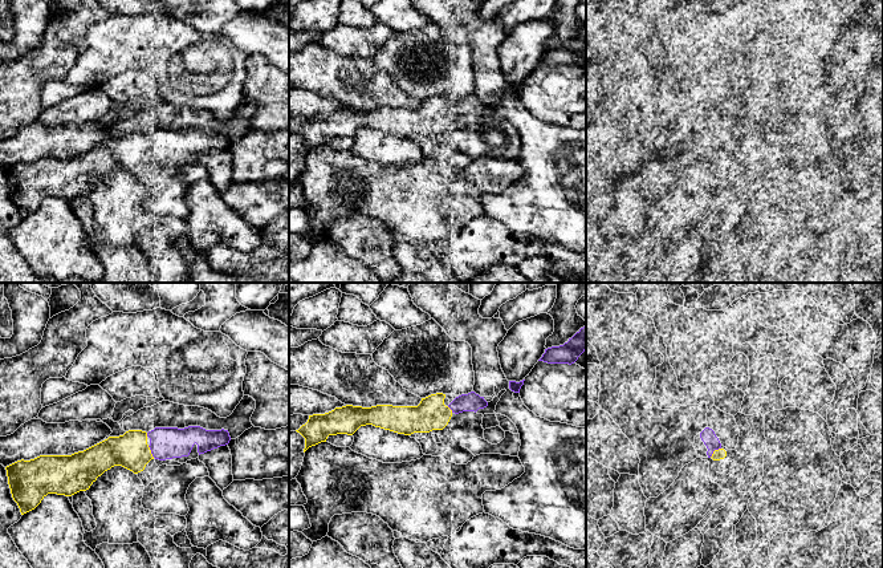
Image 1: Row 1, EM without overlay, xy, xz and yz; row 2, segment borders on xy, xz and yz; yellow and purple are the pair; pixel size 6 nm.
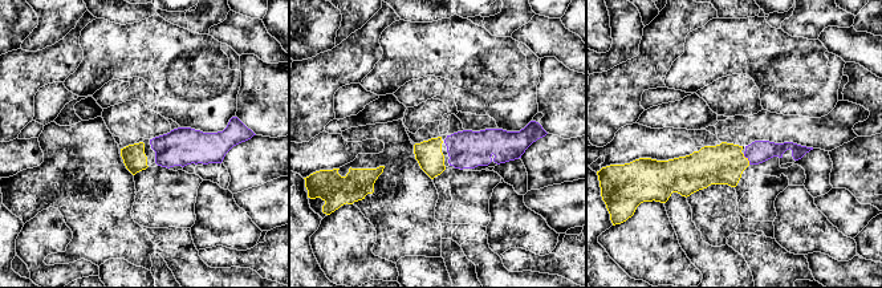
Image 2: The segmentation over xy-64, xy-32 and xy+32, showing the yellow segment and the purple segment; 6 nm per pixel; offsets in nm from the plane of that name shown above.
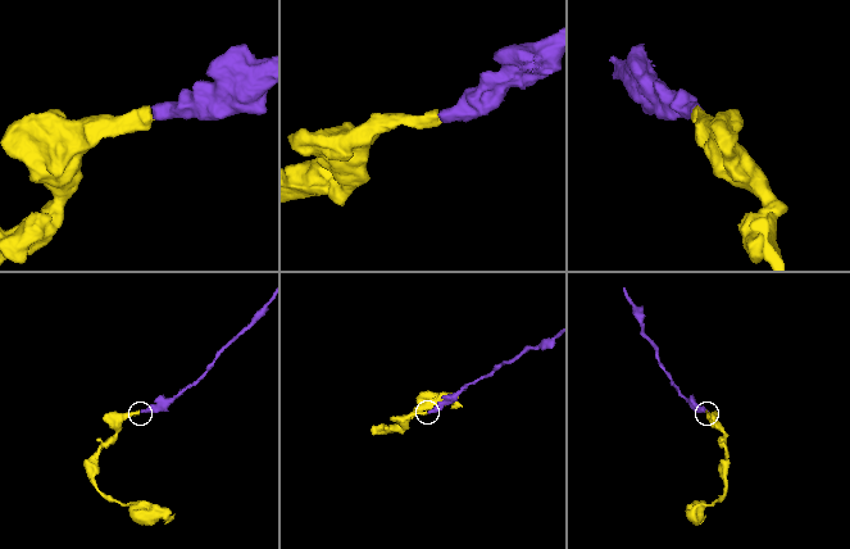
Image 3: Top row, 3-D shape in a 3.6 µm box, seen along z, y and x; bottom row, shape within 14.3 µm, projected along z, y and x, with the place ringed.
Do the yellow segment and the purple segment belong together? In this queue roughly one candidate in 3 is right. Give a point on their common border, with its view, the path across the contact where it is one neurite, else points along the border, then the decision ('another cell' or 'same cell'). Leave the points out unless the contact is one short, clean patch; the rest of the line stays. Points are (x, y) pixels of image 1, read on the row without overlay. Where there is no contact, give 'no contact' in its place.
meets yellow in yz at (713, 154); same cell

